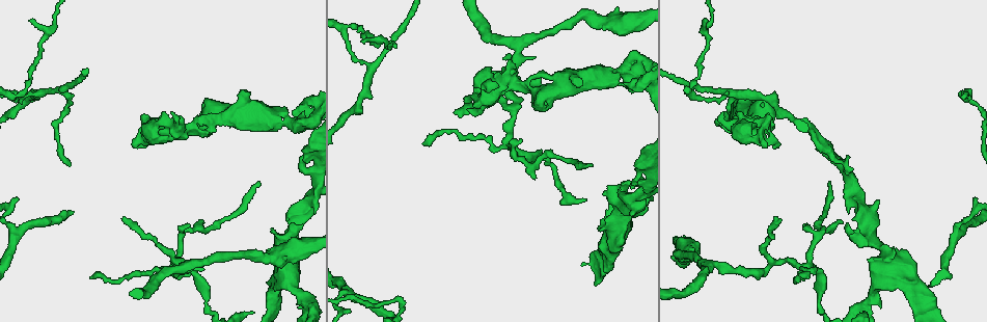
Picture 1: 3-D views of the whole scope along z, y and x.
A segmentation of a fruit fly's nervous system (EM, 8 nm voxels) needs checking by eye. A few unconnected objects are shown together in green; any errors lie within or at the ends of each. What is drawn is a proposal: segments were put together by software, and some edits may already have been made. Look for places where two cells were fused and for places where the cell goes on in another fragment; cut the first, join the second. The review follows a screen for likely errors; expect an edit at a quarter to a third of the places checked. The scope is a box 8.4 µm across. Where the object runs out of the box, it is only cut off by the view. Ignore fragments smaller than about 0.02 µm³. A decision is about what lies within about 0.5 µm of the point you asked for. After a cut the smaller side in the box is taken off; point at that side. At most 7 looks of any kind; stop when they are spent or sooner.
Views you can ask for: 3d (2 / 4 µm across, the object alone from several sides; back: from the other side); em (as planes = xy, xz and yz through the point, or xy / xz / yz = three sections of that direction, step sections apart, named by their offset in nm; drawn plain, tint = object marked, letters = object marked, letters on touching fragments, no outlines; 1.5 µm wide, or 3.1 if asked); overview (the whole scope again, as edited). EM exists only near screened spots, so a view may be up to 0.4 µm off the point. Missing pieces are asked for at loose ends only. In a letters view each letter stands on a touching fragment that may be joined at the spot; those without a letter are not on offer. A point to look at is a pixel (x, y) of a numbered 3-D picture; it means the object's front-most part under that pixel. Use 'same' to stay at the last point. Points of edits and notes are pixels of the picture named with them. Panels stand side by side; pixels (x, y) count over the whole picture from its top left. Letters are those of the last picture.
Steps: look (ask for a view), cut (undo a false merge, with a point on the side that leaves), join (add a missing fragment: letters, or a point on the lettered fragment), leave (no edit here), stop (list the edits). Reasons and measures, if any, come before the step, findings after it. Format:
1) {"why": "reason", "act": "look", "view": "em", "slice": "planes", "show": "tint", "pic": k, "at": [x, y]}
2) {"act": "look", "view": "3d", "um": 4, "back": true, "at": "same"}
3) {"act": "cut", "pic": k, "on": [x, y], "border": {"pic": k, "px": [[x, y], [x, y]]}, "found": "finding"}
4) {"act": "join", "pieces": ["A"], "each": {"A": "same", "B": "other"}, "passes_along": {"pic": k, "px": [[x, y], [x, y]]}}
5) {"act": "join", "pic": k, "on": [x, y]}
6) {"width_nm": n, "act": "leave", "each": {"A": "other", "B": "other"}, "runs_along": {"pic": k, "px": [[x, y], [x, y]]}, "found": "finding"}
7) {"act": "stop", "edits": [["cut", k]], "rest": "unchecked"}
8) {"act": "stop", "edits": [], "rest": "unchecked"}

{"why": "arms part here", "act": "look", "view": "3d", "um": 4, "pic": 1, "at": [186, 264]}

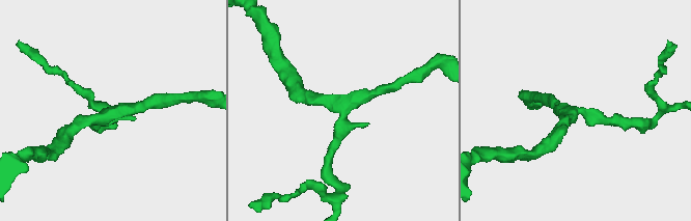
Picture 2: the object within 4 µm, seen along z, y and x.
{"arms": 3, "arm_widths_nm": [180, 200, 220], "why": "shape alone is not enough", "act": "look", "view": "em", "slice": "planes", "show": "letters", "pic": 2, "at": [571, 111]}

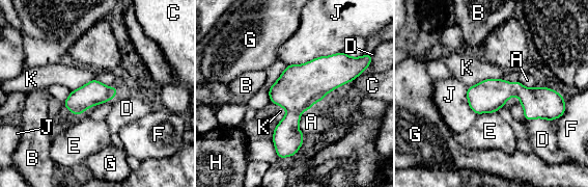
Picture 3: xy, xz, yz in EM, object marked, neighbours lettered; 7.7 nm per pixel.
{"width_nm": 190, "act": "leave", "each": {"A": "other", "B": "other", "C": "other", "D": "other", "E": "other", "F": "other", "G": "other", "H": "other", "J": "other", "K": "other"}, "border": {"pic": 3, "px": [[501, 78], [486, 78], [468, 87]]}, "found": "continuous, no second cell"}

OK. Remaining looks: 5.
{"why": "an open end", "act": "look", "view": "3d", "um": 2, "pic": 1, "at": [133, 148]}

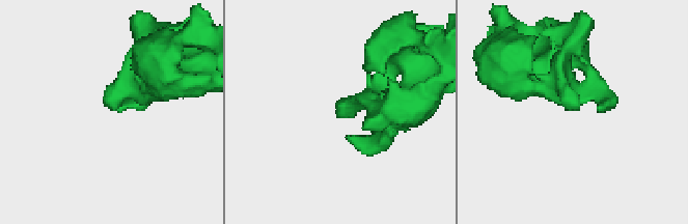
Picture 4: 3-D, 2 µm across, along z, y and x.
{"act": "look", "view": "em", "slice": "planes", "show": "plain", "pic": 4, "at": [344, 116]}

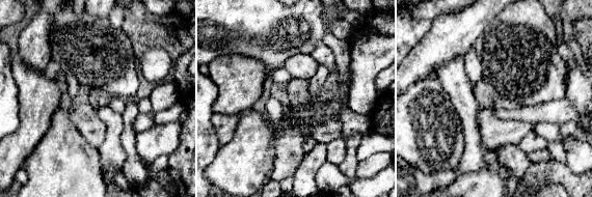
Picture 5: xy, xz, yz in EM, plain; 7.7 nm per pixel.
{"why": "what lies round it", "act": "look", "view": "em", "slice": "planes", "show": "letters", "at": "same"}

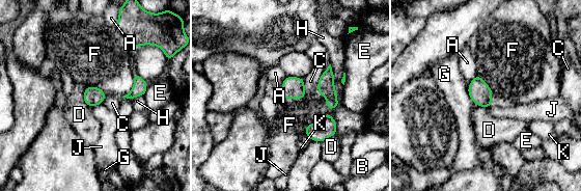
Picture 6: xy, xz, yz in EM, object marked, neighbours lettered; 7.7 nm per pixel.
{"act": "leave", "each": {"A": "other", "B": "other", "C": "other", "D": "other", "E": "other", "F": "other", "G": "other", "H": "other", "J": "other", "K": "other"}, "border": {"pic": 6, "px": [[324, 114], [305, 128], [305, 134]]}, "found": "none of them fits"}

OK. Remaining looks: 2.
{"why": "stops while still wide", "act": "look", "view": "3d", "um": 4, "pic": 1, "at": [239, 92]}

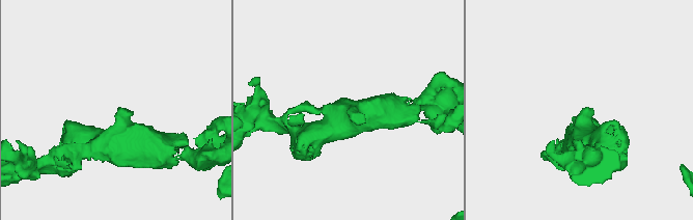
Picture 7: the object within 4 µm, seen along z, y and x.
{"why": "now the EM", "act": "look", "view": "em", "slice": "planes", "show": "letters", "pic": 7, "at": [587, 109]}

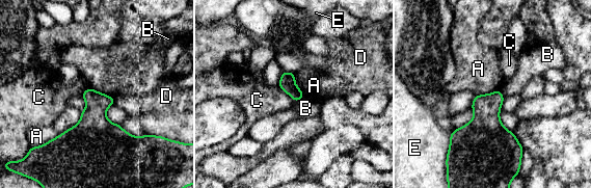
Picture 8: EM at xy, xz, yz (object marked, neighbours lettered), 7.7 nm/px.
{"longest_contact_nm": ["A", 420], "act": "leave", "each": {"A": "other", "B": "other", "C": "other", "D": "other", "E": "other"}, "border": {"pic": 8, "px": [[81, 111], [76, 124], [39, 145]]}, "found": "no lettered fragment goes on from it"}

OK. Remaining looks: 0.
{"act": "stop", "edits": [], "rest": "unchecked"}

